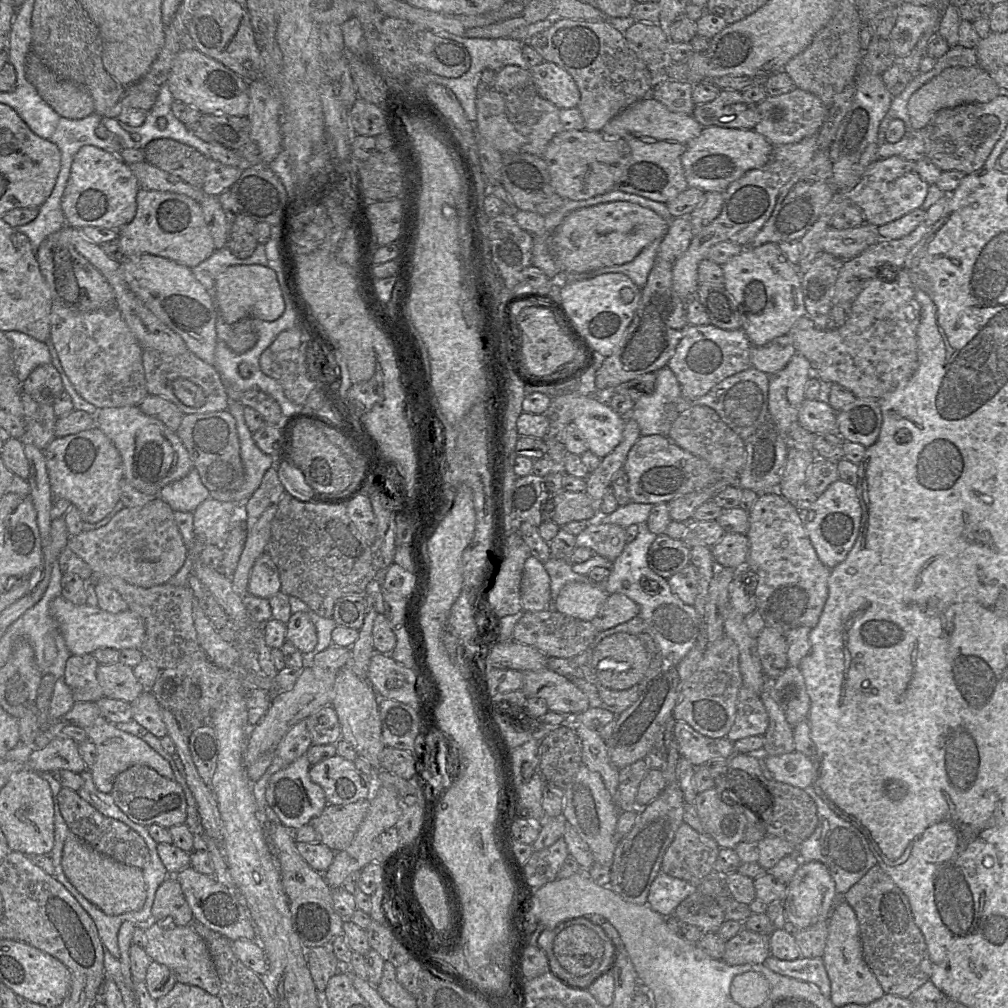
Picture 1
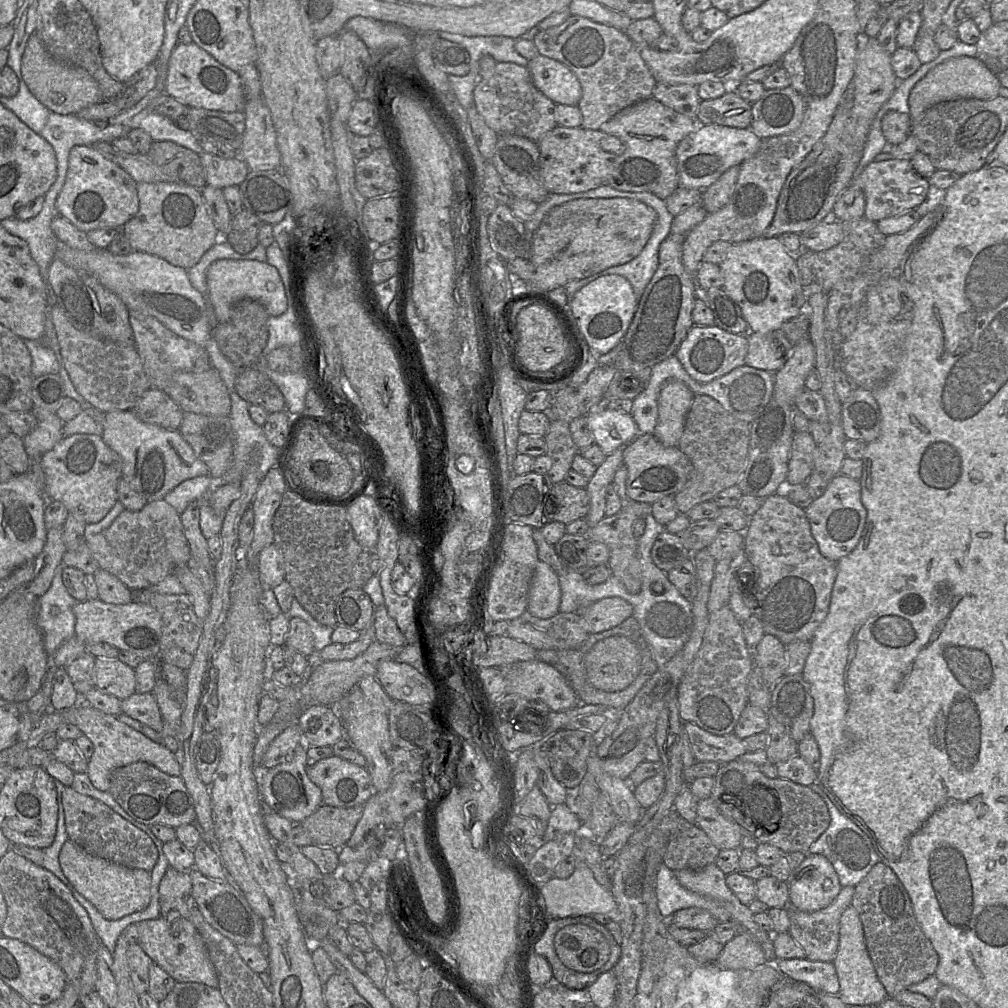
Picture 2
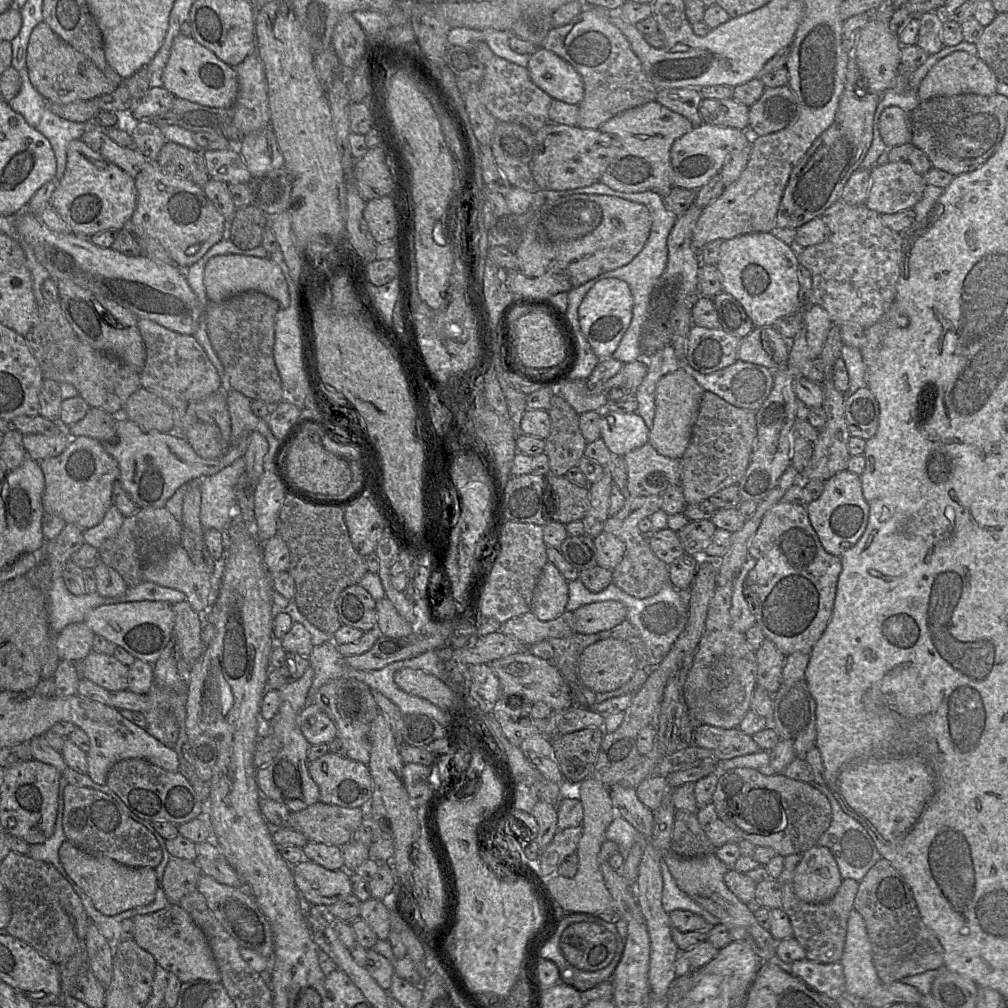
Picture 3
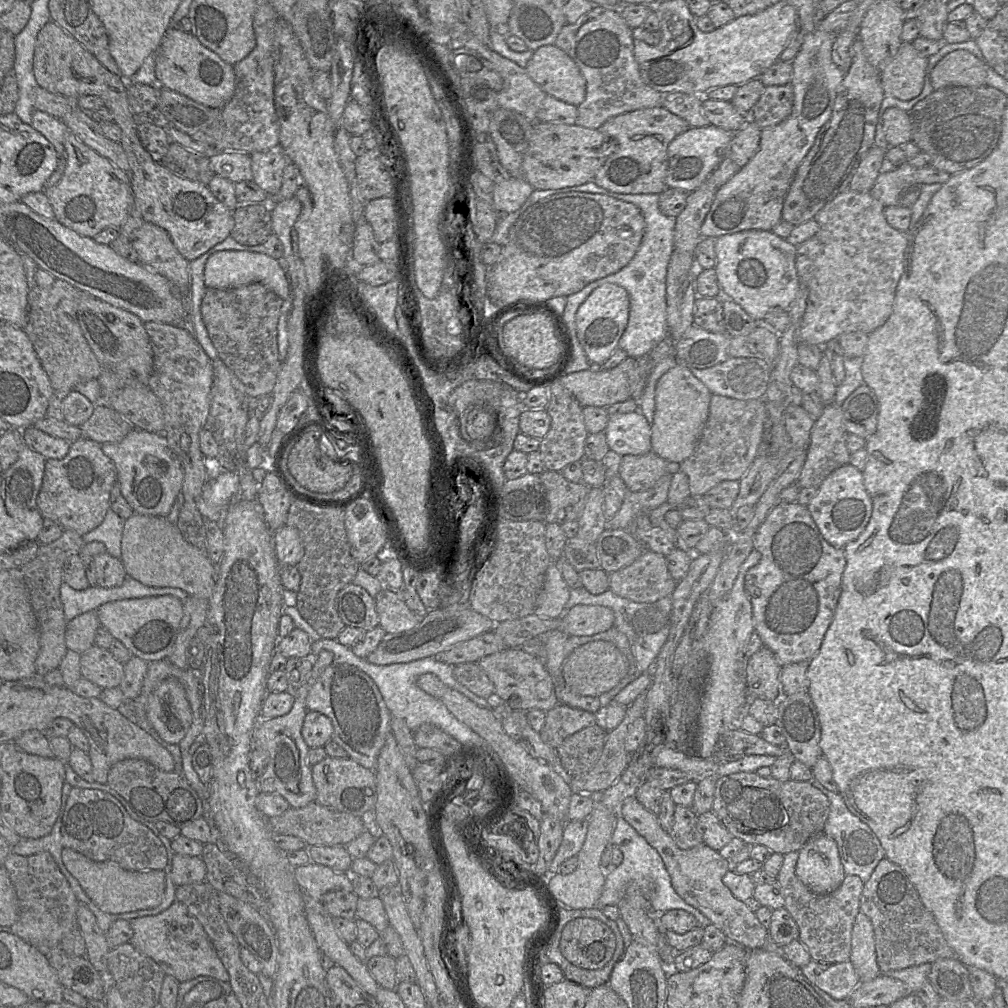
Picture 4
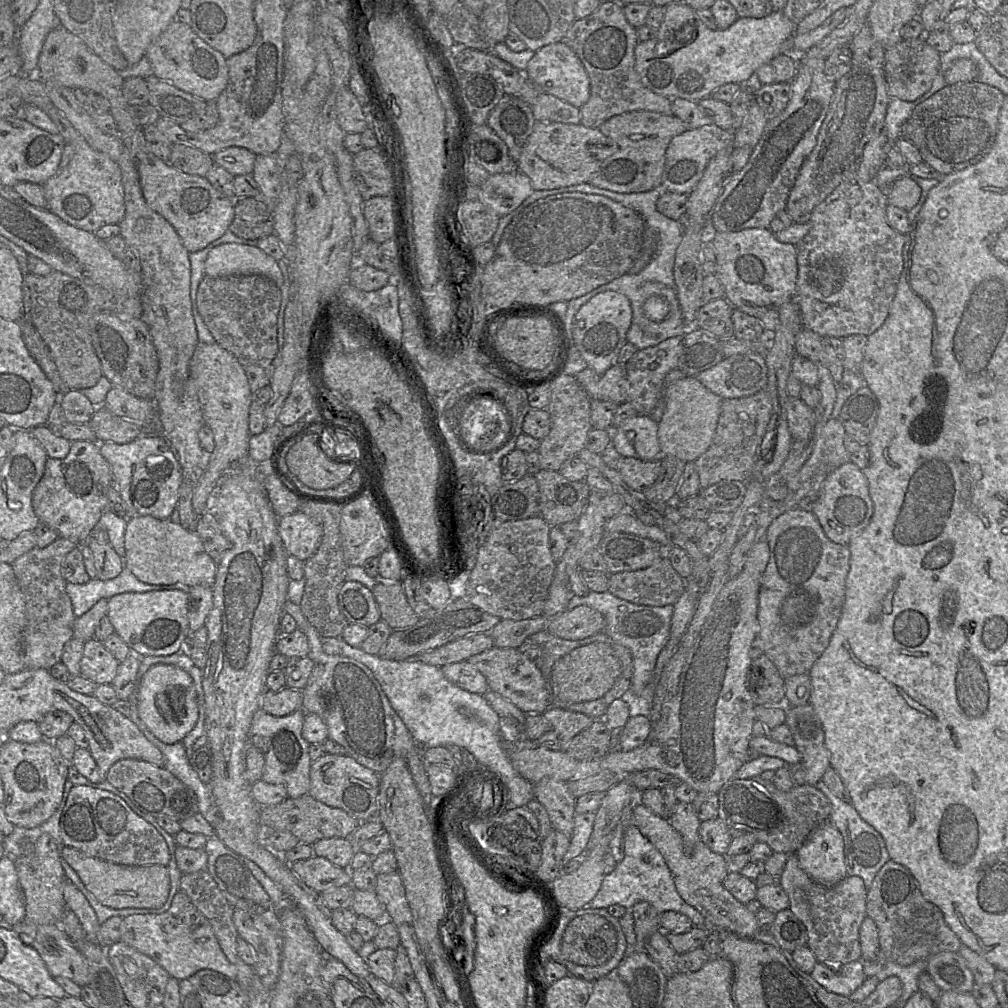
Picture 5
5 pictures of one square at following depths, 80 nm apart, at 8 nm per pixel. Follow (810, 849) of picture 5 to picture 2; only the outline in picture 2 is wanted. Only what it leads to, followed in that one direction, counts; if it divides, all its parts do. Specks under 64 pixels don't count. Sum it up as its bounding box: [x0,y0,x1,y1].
[787,853,842,912]

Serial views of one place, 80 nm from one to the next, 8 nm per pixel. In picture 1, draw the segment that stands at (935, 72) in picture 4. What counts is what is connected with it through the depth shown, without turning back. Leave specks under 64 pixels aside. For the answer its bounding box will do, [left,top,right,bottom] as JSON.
[908,65,999,130]

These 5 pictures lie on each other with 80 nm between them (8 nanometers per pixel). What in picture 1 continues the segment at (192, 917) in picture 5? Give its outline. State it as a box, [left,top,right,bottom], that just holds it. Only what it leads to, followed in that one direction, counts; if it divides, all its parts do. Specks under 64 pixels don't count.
[145,922,220,996]

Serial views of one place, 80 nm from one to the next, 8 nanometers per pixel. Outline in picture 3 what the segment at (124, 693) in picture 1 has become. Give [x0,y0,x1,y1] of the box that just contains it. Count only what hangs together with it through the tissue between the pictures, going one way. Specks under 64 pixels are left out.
[78,650,128,693]

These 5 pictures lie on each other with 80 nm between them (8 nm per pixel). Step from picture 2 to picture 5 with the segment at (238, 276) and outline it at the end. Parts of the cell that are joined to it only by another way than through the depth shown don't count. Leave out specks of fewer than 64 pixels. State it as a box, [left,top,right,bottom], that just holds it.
[205,243,283,289]

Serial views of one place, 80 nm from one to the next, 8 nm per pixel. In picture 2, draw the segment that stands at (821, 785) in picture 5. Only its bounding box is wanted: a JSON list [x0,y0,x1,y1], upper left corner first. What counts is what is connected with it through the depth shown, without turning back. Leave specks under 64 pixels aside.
[807,782,879,887]

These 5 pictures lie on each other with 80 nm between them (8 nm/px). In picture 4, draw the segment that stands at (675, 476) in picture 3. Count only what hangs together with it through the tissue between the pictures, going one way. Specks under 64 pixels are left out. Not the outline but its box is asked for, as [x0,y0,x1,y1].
[619,452,670,492]

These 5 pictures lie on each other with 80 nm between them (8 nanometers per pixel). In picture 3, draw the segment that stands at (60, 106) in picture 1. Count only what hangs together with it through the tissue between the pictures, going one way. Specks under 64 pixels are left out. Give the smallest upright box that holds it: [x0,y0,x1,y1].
[26,22,117,103]

